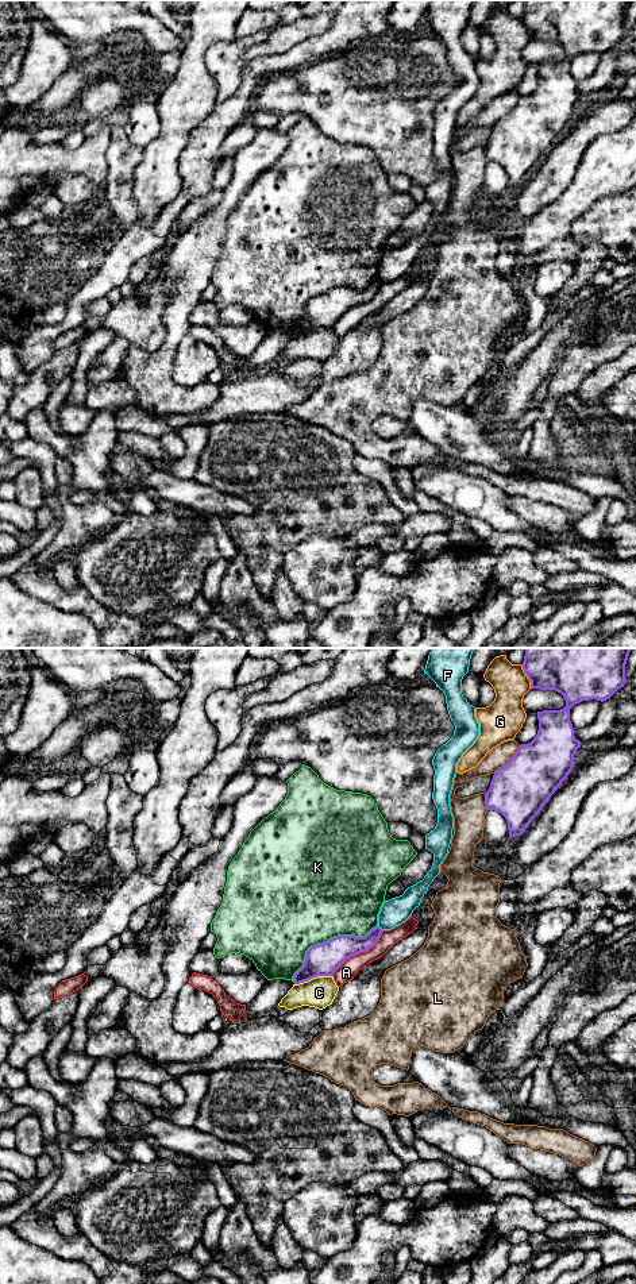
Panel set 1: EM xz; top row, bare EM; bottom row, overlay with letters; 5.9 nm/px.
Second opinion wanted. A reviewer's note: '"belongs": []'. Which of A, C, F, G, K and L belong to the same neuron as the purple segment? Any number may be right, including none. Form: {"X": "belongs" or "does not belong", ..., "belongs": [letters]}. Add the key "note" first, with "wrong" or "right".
{"note": "right", "A": "does not belong", "C": "does not belong", "F": "does not belong", "G": "does not belong", "K": "does not belong", "L": "does not belong", "belongs": []}

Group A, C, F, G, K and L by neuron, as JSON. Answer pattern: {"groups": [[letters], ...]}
{"groups": [["A"], ["C"], ["F"], ["G"], ["K"], ["L"]]}

